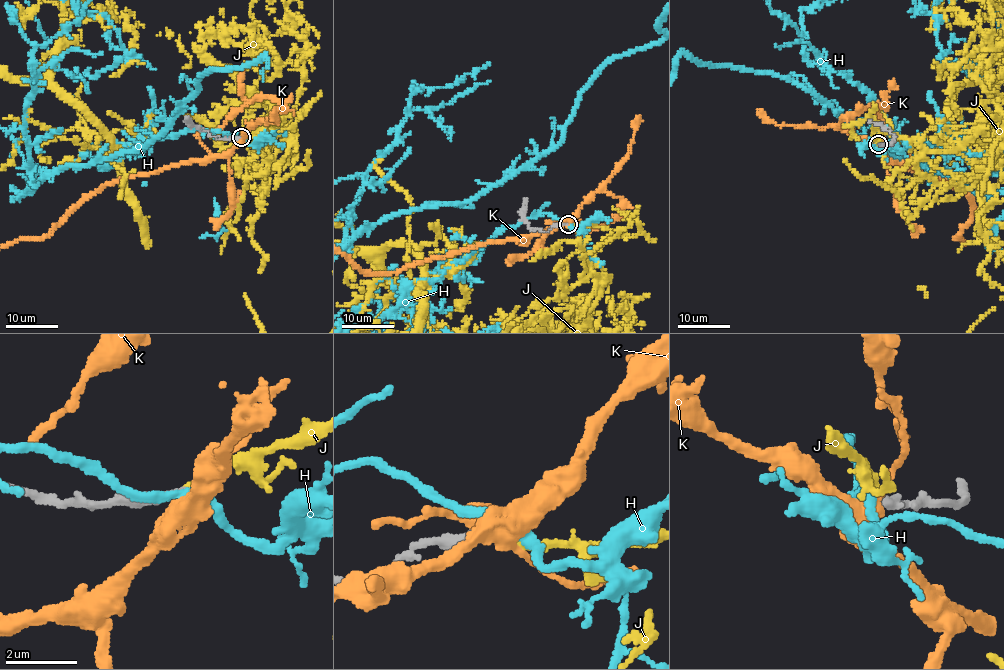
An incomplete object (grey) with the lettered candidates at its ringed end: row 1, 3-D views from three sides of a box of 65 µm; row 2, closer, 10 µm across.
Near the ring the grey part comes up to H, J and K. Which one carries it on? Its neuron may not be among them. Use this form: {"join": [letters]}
{"join": ["J"]}

